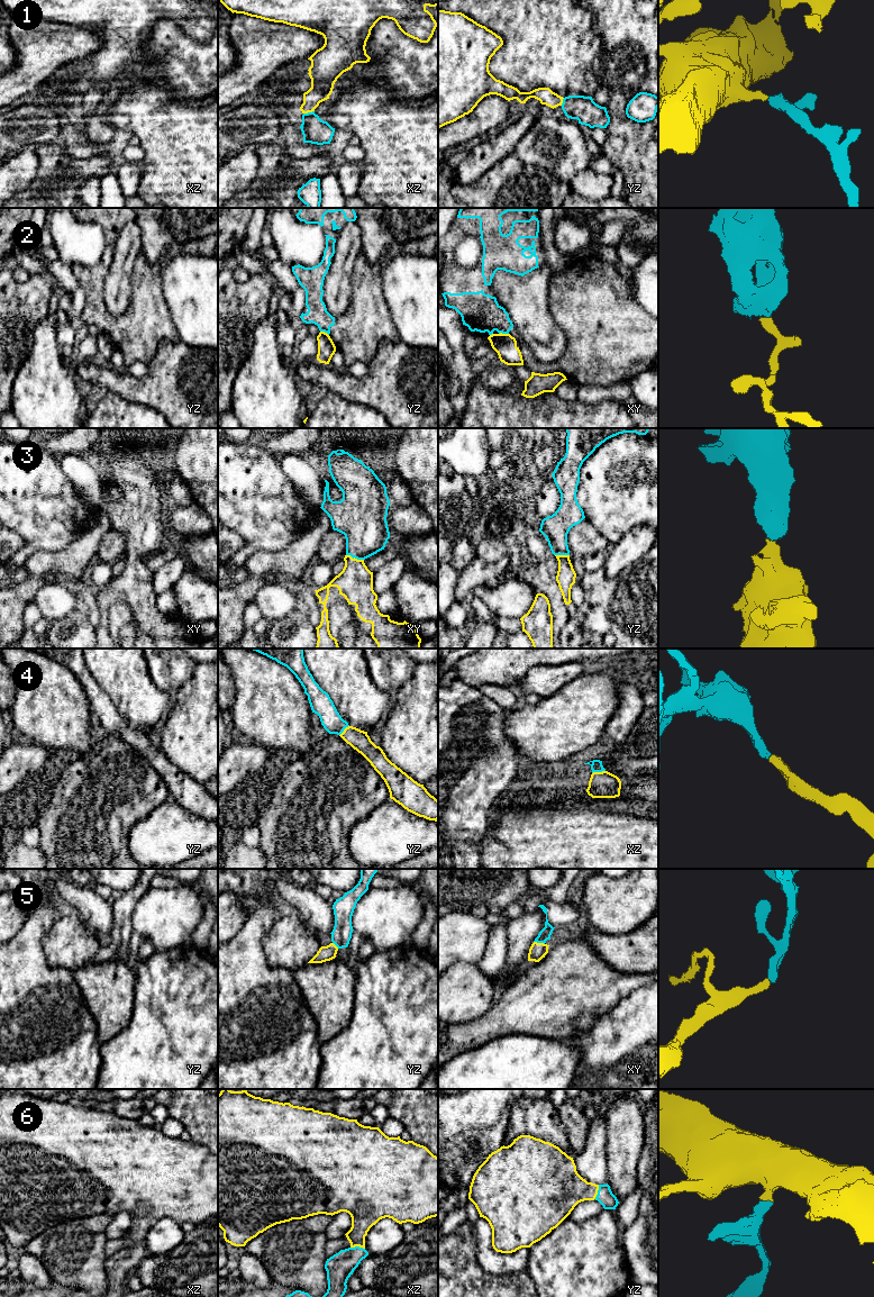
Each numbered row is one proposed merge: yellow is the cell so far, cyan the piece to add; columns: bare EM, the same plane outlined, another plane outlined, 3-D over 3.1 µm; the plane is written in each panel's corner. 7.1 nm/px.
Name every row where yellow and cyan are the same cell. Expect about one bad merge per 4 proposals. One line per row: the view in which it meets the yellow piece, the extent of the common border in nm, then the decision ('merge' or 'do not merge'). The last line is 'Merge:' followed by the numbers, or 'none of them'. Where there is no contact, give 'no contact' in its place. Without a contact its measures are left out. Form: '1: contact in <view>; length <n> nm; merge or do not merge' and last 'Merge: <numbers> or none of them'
1: contact in xz; length 80 nm; merge
2: contact in xy; length 70 nm; do not merge
3: contact in xy; length 130 nm; merge
4: contact in xz; length 100 nm; merge
5: contact in xy; length 80 nm; merge
6: contact in xz; length 110 nm; merge
Merge: 1, 3, 4, 5, 6

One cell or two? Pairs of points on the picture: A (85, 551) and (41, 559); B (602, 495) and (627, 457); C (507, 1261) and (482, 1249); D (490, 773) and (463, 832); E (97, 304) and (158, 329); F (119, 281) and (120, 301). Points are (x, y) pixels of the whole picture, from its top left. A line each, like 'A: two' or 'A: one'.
A: one
B: one
C: one
D: one
E: one
F: one

